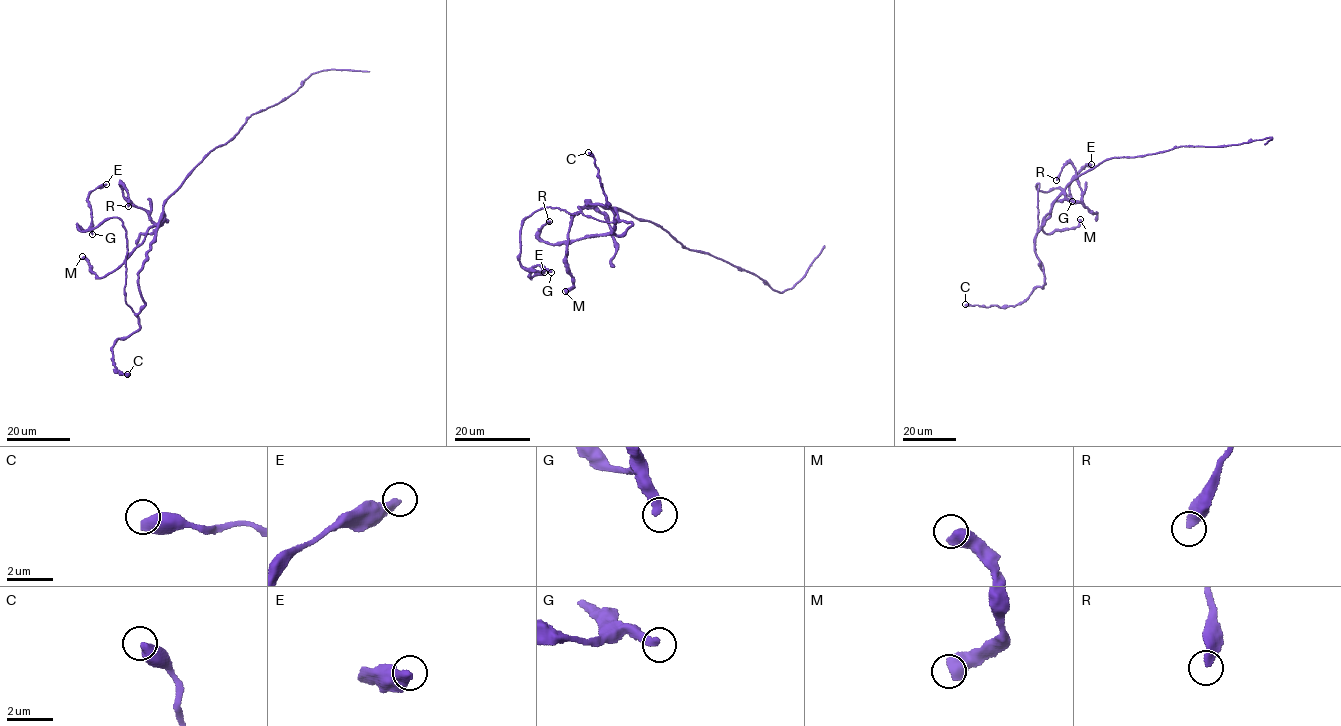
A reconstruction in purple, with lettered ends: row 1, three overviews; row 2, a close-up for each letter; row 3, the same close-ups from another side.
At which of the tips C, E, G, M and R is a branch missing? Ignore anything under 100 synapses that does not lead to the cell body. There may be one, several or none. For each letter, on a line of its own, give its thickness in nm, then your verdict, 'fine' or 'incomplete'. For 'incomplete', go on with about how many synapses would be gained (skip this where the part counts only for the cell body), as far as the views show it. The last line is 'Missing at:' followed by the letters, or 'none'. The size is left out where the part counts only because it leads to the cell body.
C: 600 nm | fine
E: 400 nm | fine
G: 340 nm | fine
M: 650 nm | fine
R: 340 nm | fine
Missing at: none

